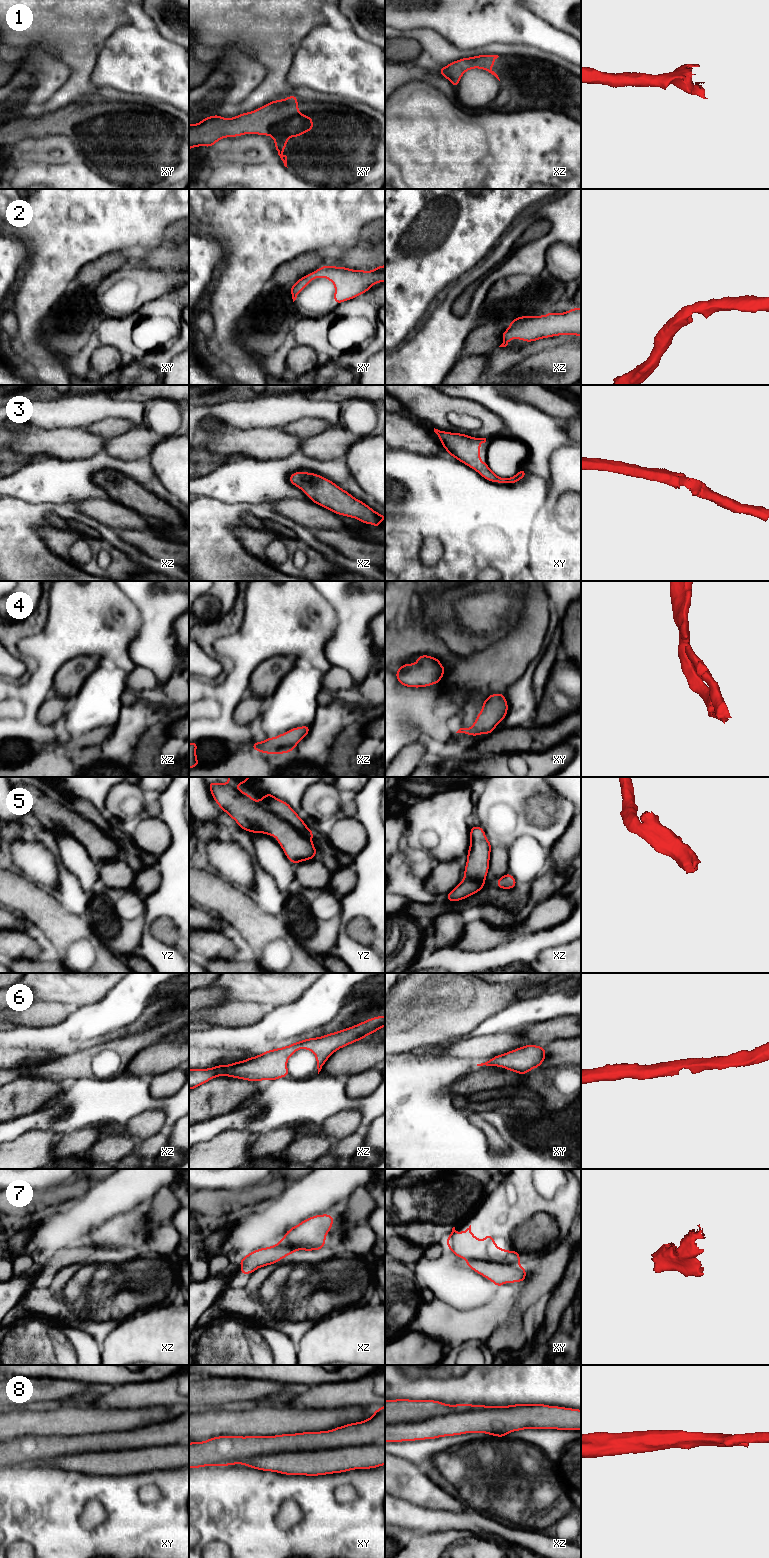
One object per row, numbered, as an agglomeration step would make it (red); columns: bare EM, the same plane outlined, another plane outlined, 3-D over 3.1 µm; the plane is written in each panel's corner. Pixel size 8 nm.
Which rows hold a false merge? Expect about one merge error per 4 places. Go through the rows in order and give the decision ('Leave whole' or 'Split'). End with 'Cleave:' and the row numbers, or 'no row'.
1: Leave whole
2: Leave whole
3: Leave whole
4: Leave whole
5: Split
6: Leave whole
7: Split
8: Split
Cleave: 5, 7, 8

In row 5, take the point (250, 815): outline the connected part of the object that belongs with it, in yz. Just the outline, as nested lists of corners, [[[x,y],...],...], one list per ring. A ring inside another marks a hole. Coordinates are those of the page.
[[[230,782],[208,784],[218,806],[234,819],[241,829],[274,836],[293,864],[311,860],[317,855],[310,839],[234,784]]]

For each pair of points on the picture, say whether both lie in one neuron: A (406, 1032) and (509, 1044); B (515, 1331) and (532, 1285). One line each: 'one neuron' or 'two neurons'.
A: two neurons
B: one neuron

